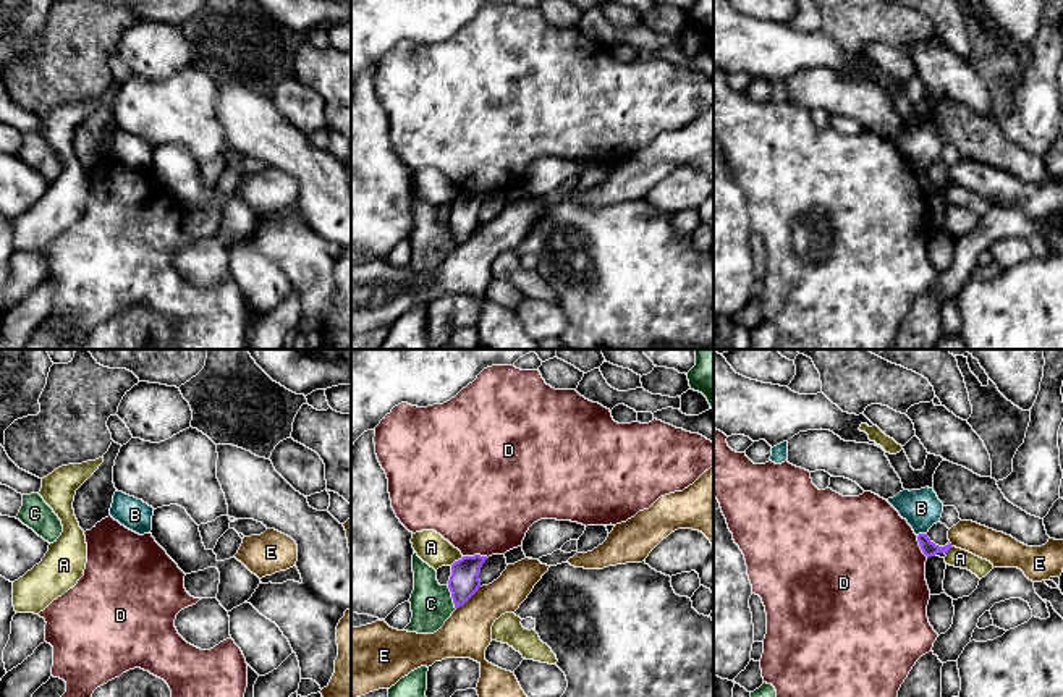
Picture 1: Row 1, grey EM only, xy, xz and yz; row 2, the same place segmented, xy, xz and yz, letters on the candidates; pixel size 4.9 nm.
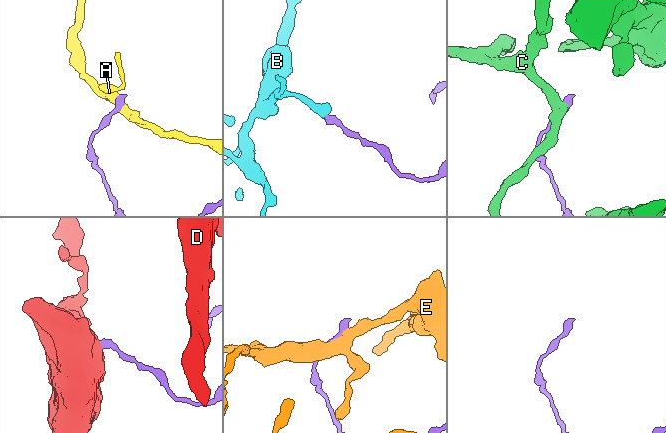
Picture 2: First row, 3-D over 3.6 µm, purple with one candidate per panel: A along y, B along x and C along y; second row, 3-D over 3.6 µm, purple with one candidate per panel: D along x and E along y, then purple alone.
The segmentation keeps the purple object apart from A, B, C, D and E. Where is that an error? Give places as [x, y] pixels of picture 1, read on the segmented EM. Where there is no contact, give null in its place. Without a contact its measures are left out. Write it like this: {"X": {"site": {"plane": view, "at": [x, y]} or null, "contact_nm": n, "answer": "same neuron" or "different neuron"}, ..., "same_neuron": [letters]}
{"A": {"site": {"plane": "xz", "at": [458, 560]}, "contact_nm": 80, "answer": "different neuron"}, "B": {"site": {"plane": "yz", "at": [921, 534]}, "contact_nm": 50, "answer": "different neuron"}, "C": {"site": {"plane": "xz", "at": [452, 597]}, "contact_nm": 130, "answer": "different neuron"}, "D": {"site": {"plane": "xz", "at": [476, 555]}, "contact_nm": 130, "answer": "different neuron"}, "E": {"site": {"plane": "xz", "at": [468, 599]}, "contact_nm": 170, "answer": "different neuron"}, "same_neuron": []}

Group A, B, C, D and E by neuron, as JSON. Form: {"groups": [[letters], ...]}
{"groups": [["A"], ["B"], ["C"], ["D"], ["E"]]}

